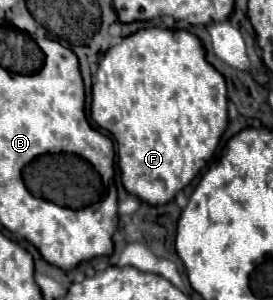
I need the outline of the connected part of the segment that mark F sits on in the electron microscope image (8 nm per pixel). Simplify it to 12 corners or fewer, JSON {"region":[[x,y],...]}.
{"region":[[147,27],[93,79],[129,193],[169,203],[227,127],[189,31]]}

